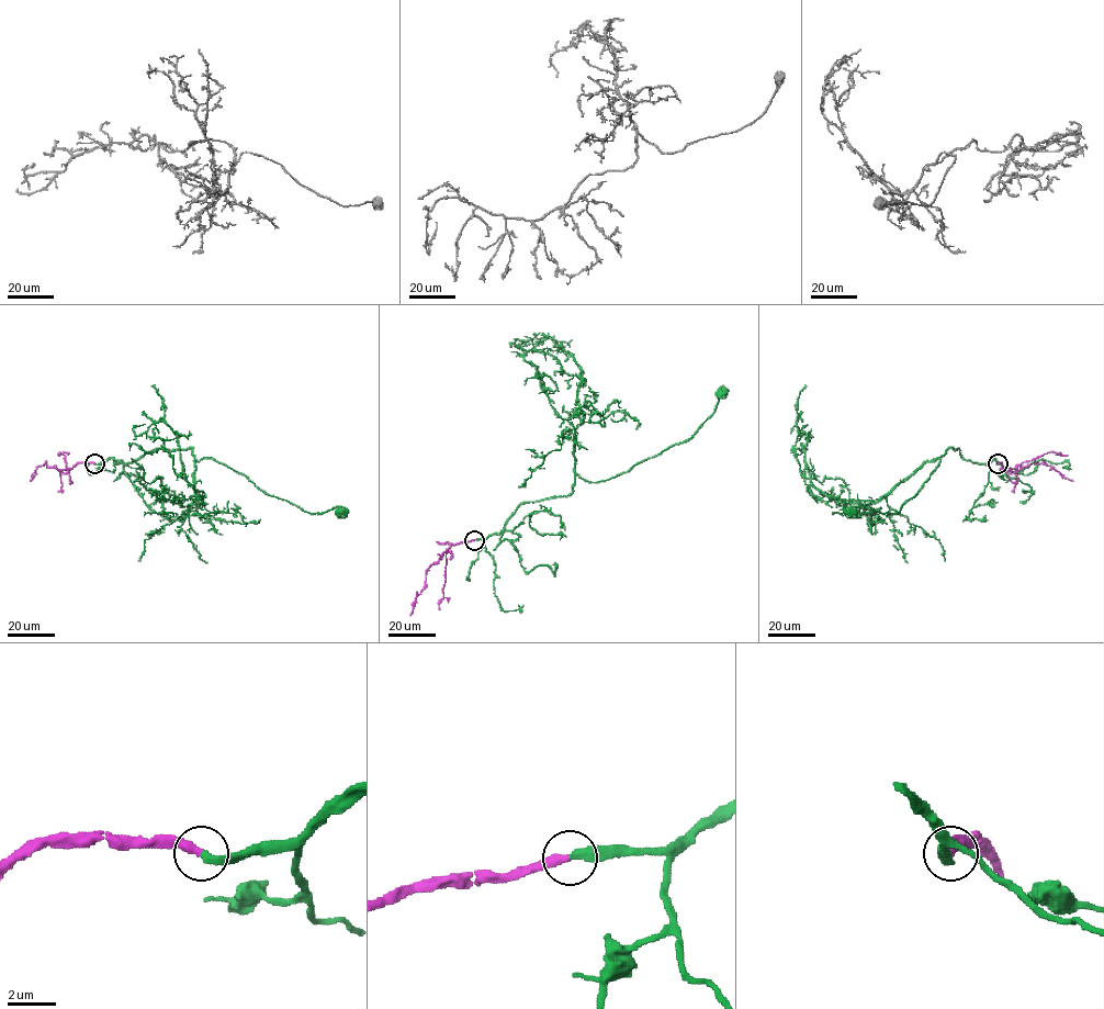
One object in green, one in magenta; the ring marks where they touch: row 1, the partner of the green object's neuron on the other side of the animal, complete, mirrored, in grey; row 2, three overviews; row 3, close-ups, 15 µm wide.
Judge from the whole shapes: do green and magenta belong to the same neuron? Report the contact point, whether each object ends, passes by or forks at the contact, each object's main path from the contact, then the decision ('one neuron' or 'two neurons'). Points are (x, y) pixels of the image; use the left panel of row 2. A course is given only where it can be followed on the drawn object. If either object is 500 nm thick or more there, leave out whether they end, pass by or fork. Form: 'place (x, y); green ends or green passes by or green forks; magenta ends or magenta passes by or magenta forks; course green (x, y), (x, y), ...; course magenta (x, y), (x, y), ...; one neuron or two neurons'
place (94, 463); green ends; magenta ends; course green (94, 463), (192, 448), (195, 460), (213, 458), (304, 511), (341, 512); course magenta (94, 463), (79, 462), (66, 473), (45, 463), (36, 468), (30, 481); one neuron

